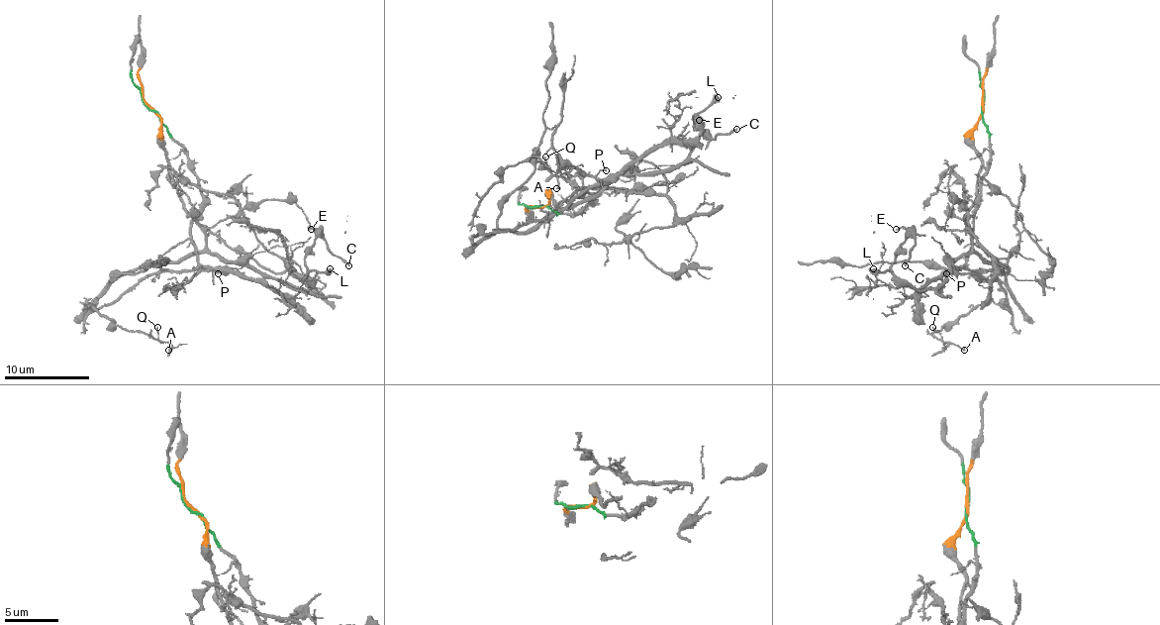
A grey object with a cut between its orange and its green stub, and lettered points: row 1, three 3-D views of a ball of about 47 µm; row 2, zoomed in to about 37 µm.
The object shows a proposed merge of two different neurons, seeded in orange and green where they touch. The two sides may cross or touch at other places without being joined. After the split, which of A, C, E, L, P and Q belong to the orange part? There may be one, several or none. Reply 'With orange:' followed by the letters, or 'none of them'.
With orange: C, E, L

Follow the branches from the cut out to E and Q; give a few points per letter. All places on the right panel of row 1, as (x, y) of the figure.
E: (982, 105), (971, 251), (920, 289), (891, 267), (906, 238), (895, 230)
Q: (982, 107), (990, 168), (967, 265), (995, 274), (1010, 308), (973, 306), (933, 334), (939, 338), (933, 327)

